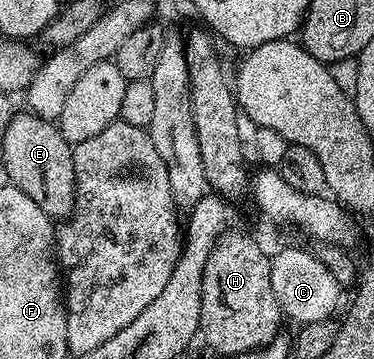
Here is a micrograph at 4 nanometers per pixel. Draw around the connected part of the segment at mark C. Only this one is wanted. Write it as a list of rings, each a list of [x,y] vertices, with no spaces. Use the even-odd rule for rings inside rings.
[[[283,247],[276,255],[270,256],[273,297],[277,297],[279,310],[295,322],[302,325],[322,319],[330,319],[339,307],[341,285],[337,277],[321,260],[318,254],[302,251],[299,247]]]

